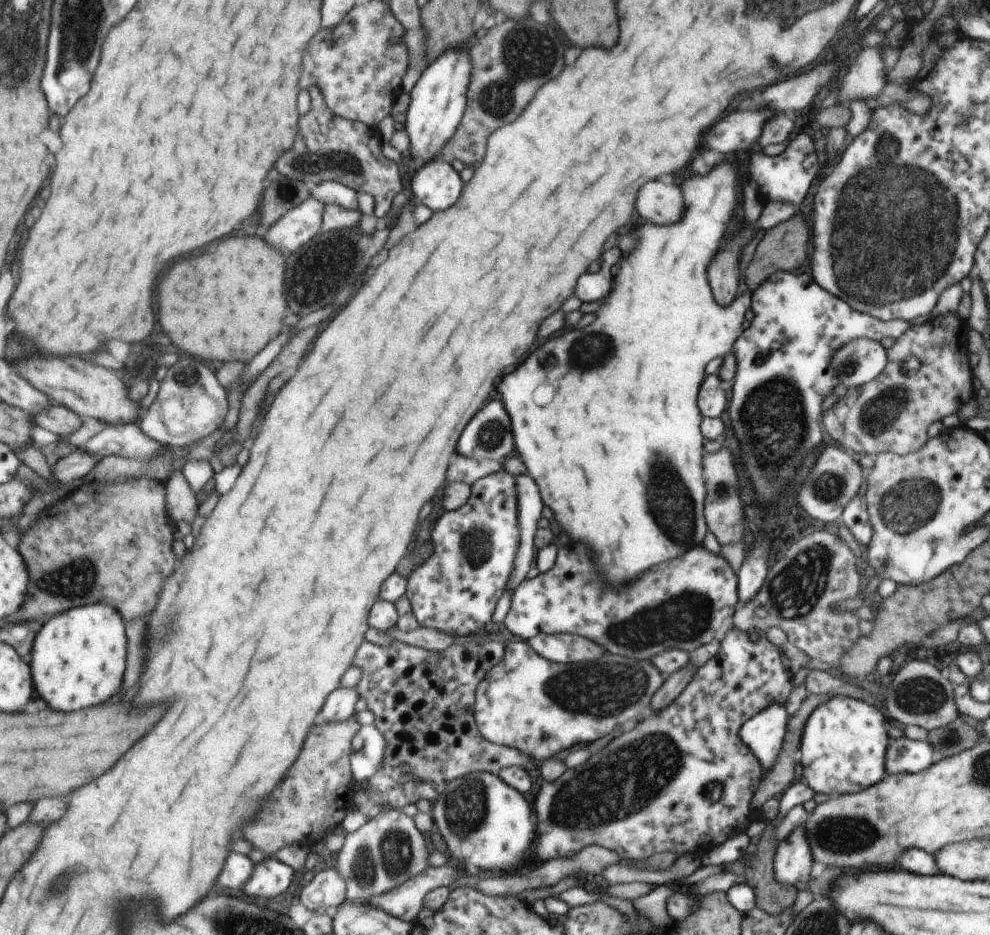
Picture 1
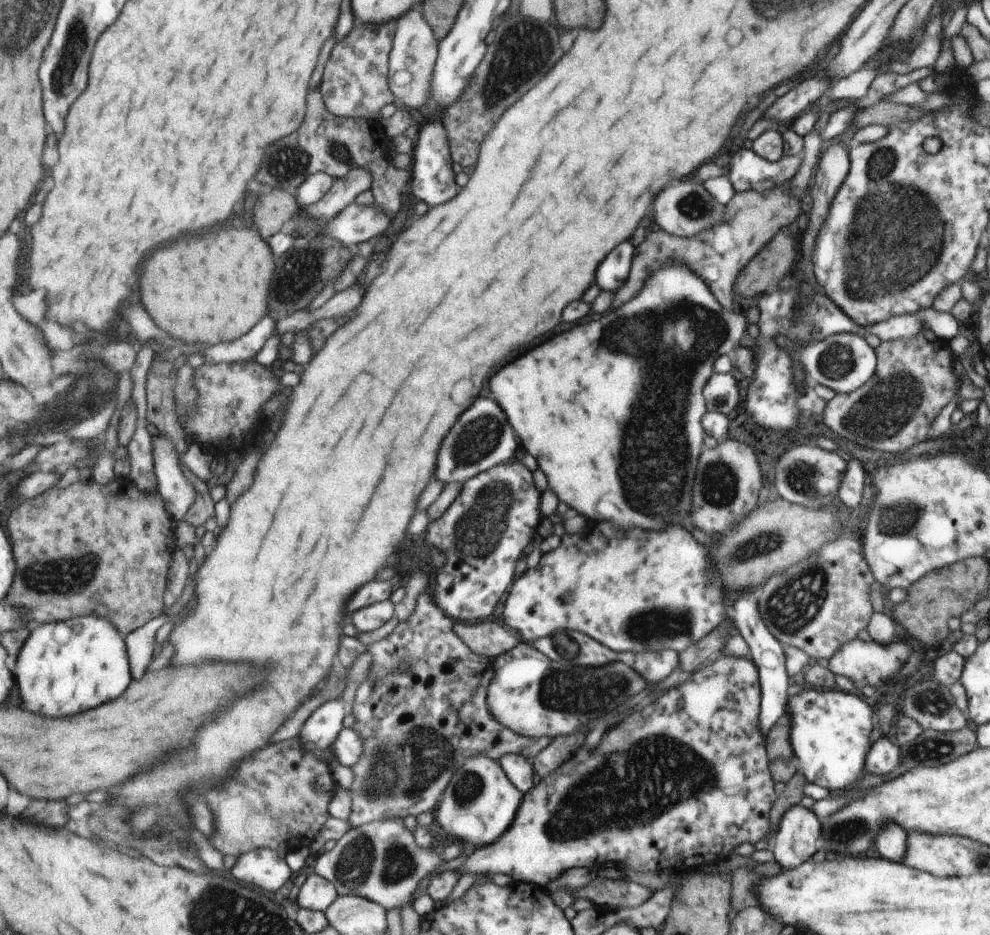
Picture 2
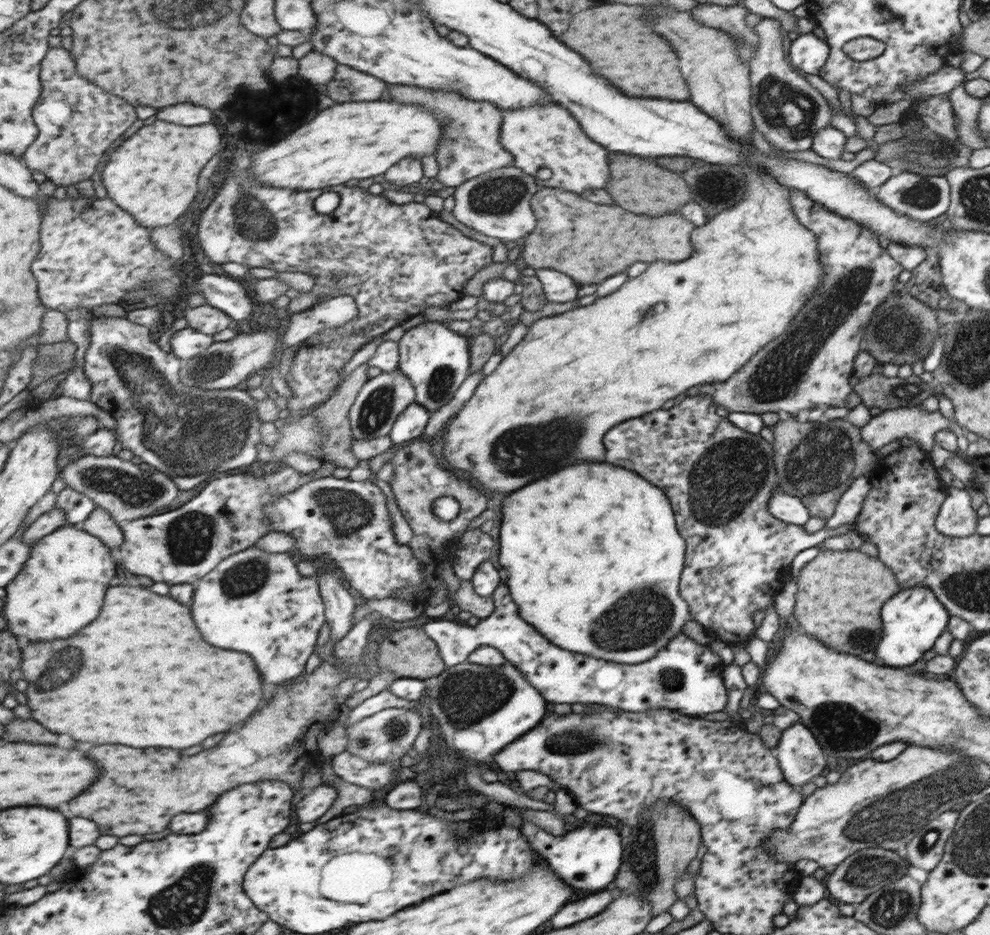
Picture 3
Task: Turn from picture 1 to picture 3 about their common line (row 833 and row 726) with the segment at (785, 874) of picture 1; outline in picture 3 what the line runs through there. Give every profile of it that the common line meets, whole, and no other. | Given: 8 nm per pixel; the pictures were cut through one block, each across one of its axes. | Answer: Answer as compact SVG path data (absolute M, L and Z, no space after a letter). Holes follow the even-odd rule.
M796 722L784 730L780 742L775 747L776 759L780 761L780 768L783 769L788 784L792 786L803 787L818 776L826 766L823 748L818 744L813 733L801 722Z

